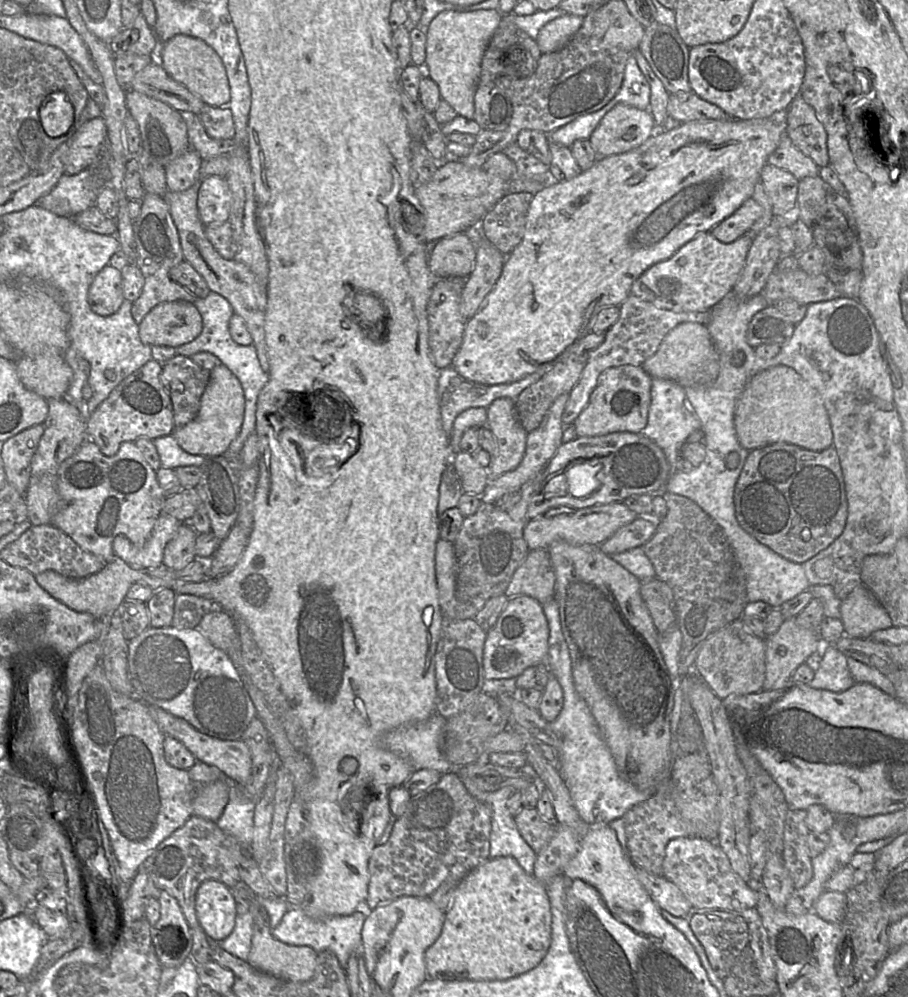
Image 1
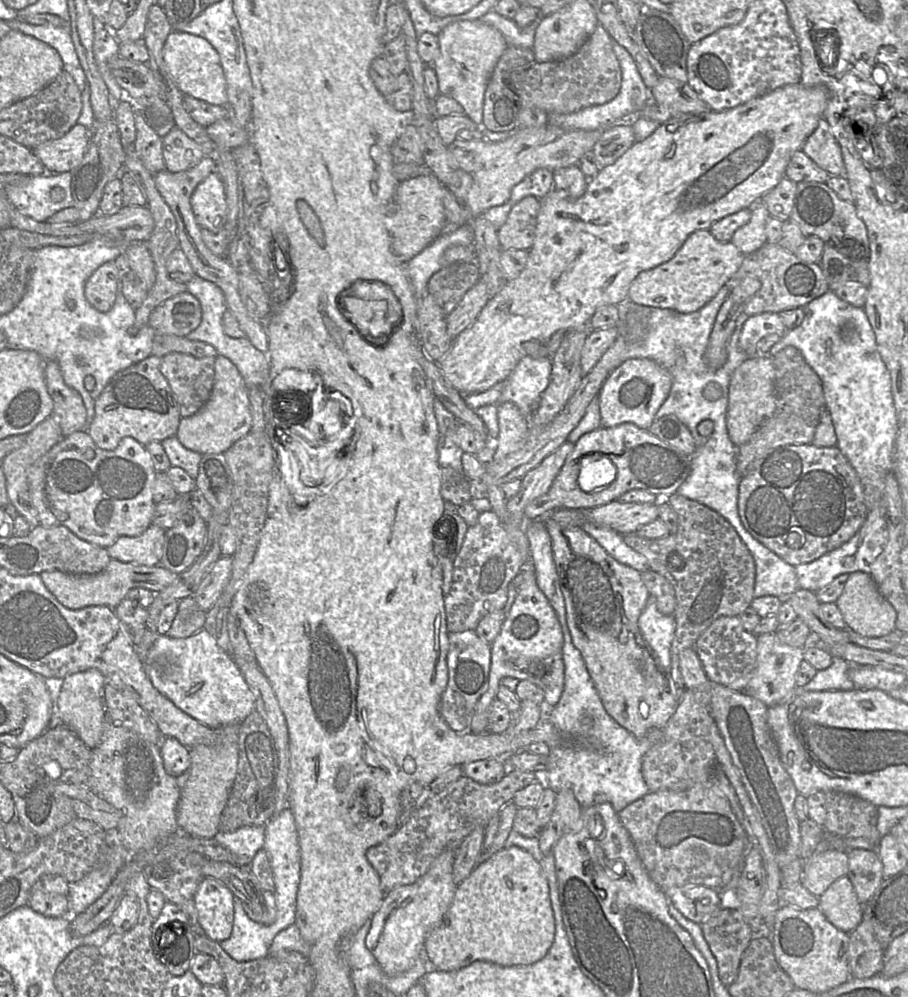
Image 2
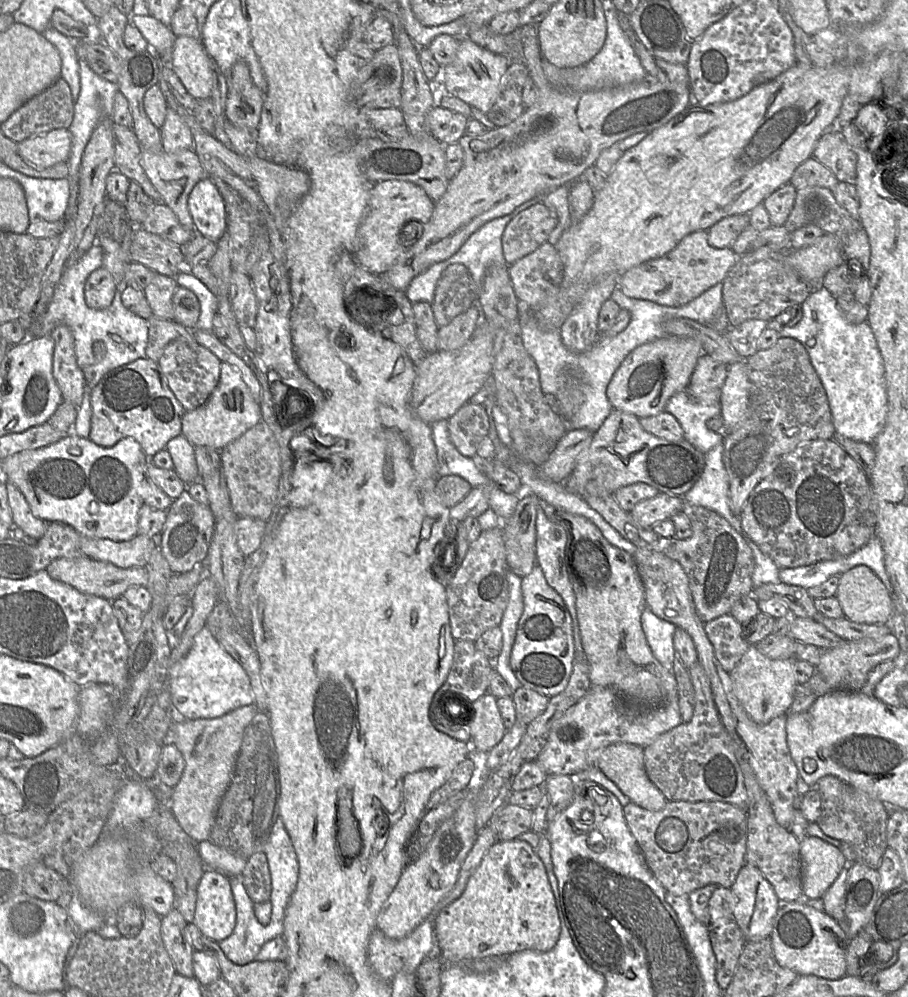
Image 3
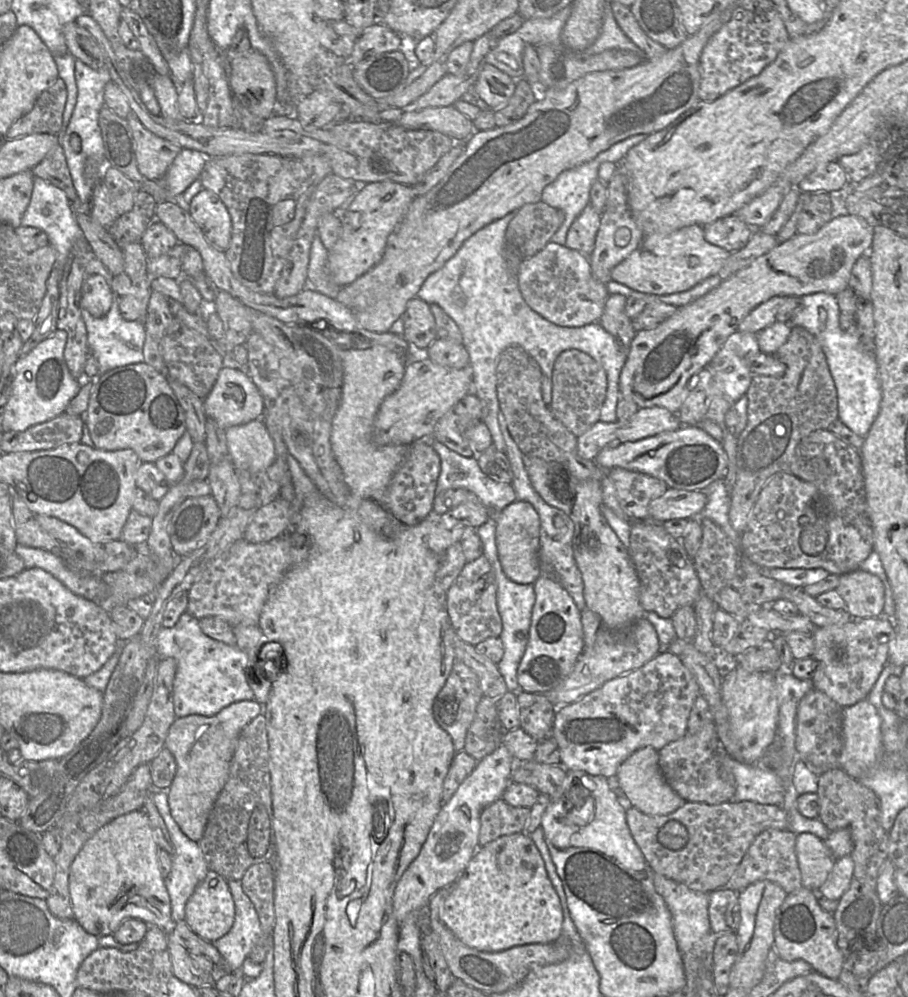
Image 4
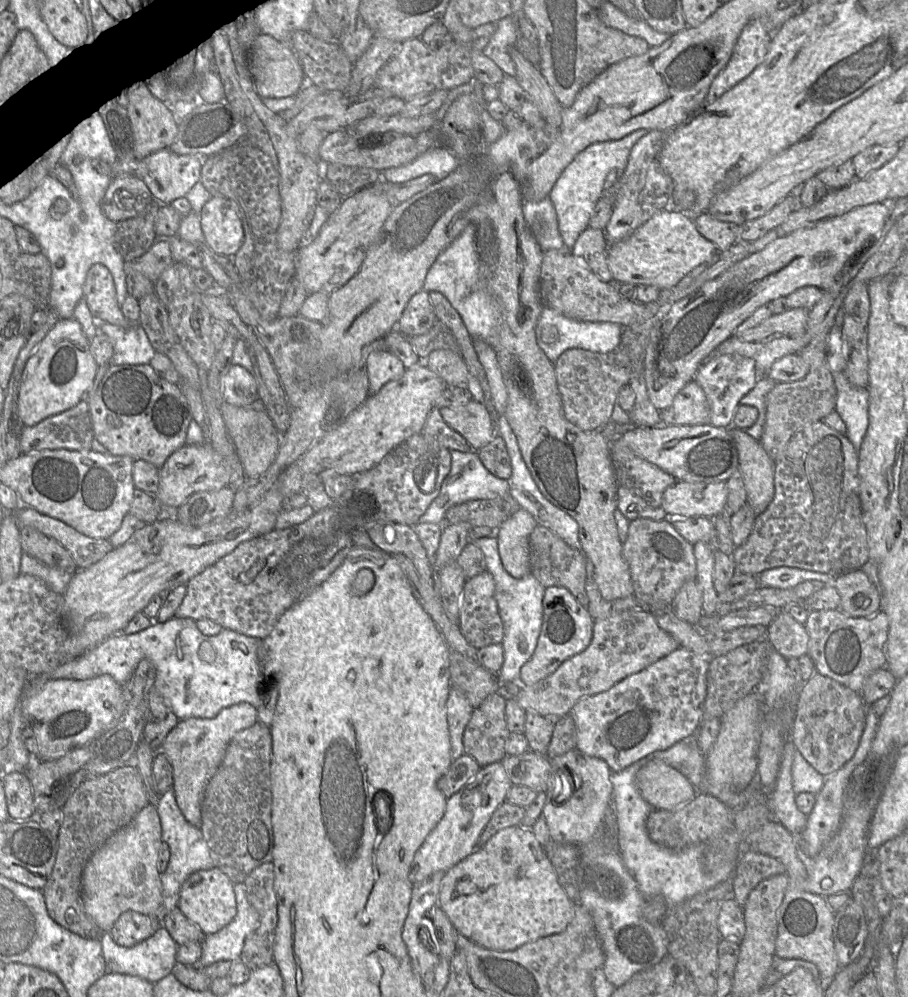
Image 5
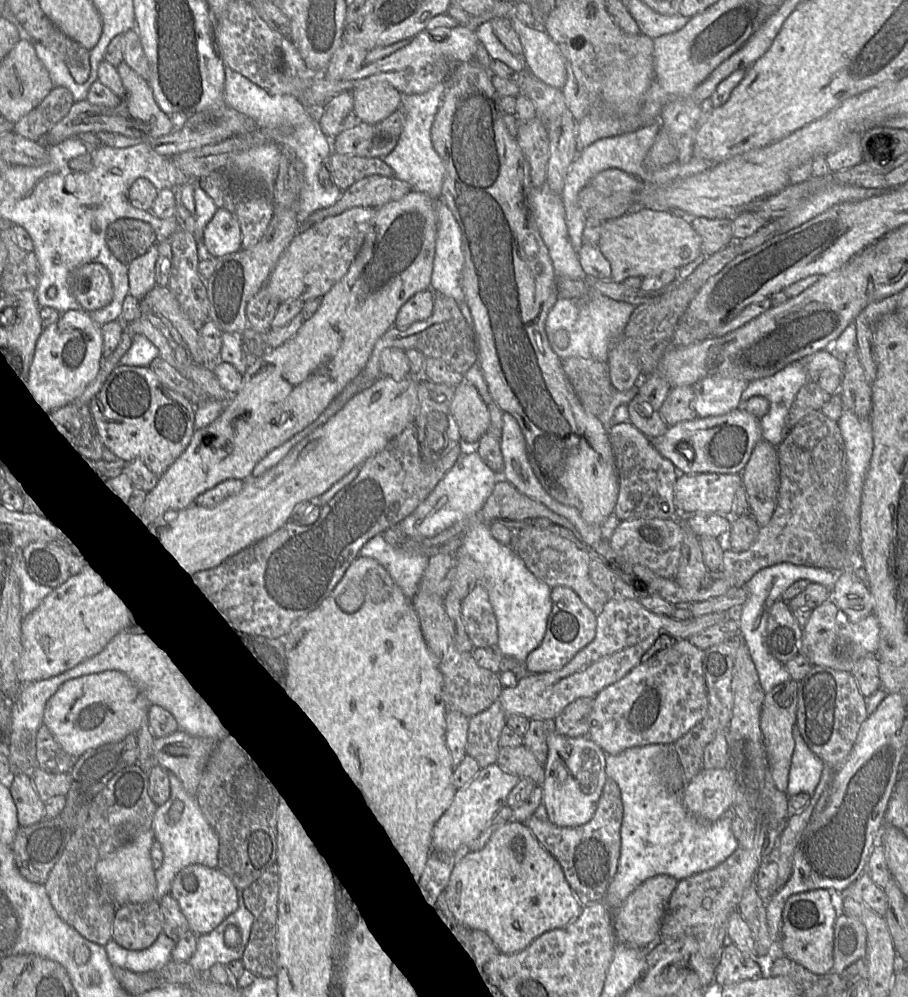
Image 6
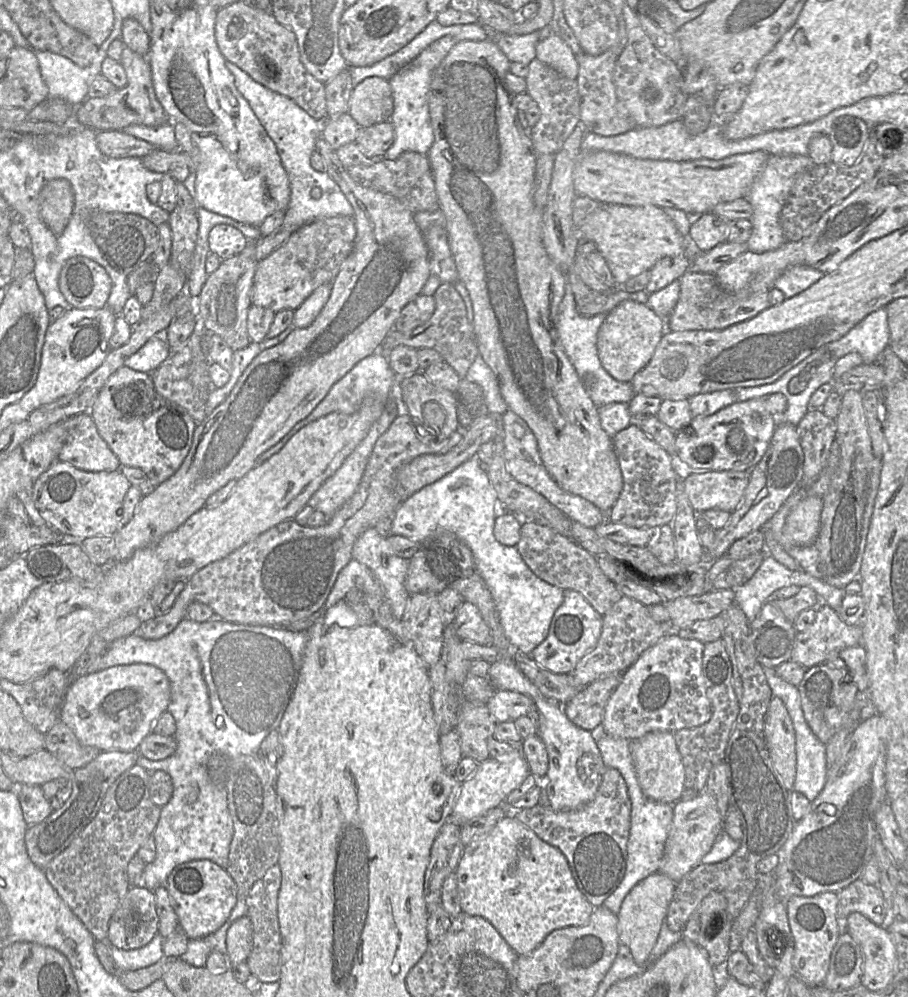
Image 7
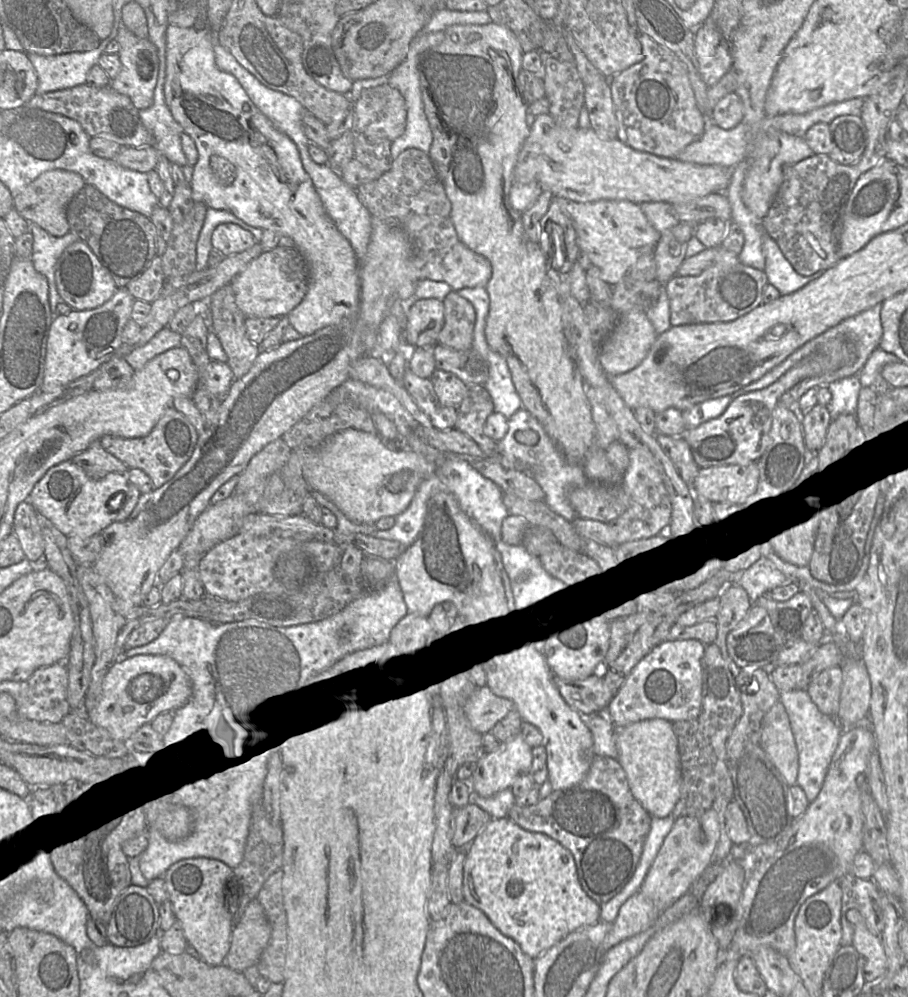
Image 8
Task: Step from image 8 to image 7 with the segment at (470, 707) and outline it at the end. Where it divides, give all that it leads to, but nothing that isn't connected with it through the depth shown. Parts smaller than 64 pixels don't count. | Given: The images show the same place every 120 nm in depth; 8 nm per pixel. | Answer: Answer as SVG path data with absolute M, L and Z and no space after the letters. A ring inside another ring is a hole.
M496 690L486 705L497 722L504 722L530 715L533 701L529 696L519 692Z

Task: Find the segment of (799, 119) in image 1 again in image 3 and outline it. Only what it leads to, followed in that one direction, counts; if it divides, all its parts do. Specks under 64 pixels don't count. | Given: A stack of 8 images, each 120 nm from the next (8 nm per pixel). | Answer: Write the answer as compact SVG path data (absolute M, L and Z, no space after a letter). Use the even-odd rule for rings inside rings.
M835 125L819 138L812 157L828 167L839 181L854 183L857 155Z

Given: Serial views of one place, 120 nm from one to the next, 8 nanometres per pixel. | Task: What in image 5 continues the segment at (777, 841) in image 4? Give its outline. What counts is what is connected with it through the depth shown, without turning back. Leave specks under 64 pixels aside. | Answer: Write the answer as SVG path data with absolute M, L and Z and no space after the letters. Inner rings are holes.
M752 850L742 852L732 875L733 898L743 907L758 883L783 873L786 868L778 859Z

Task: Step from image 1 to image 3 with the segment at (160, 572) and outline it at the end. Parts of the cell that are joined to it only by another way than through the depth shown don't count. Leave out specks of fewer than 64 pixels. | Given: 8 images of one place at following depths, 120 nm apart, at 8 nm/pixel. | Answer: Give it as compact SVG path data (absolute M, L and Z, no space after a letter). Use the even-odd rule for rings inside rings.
M85 555L55 559L47 566L46 571L54 580L67 584L82 593L102 597L109 601L122 597L129 587L146 586L148 583L146 567L120 568L112 563L97 561Z

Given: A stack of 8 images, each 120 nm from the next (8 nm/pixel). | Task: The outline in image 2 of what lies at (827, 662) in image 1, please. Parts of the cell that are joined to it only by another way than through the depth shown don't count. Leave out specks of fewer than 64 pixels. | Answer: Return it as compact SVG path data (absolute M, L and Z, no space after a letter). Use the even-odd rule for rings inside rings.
M833 657L832 664L816 675L805 686L798 687L804 691L848 691L855 688L849 676L850 664L842 658Z

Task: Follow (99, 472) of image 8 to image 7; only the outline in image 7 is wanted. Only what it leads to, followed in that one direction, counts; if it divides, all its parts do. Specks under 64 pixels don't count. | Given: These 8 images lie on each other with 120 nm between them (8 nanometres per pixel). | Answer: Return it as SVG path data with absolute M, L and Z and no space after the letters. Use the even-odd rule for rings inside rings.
M89 412L69 418L69 431L58 460L90 472L116 471L122 468L118 458L99 435Z

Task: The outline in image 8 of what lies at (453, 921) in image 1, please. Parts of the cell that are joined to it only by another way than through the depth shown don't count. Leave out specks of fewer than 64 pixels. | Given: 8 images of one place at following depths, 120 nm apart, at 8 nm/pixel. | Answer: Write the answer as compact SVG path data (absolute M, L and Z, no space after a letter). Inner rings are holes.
M509 817L491 819L466 848L466 858L463 870L463 900L480 909L503 935L513 939L519 944L524 953L534 959L557 944L571 932L585 926L593 925L601 919L601 904L595 902L582 889L578 880L575 859L572 853L550 836L540 832L525 830Z

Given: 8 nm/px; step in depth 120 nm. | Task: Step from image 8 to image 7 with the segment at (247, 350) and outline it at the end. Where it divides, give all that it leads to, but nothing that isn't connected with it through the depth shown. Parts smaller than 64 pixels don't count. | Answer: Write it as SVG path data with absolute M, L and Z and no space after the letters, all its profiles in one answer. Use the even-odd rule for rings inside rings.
M249 241L242 252L222 260L219 267L208 275L200 294L199 315L203 319L205 331L219 335L234 352L251 343L247 317L252 306L253 281L259 263L255 258L254 243Z

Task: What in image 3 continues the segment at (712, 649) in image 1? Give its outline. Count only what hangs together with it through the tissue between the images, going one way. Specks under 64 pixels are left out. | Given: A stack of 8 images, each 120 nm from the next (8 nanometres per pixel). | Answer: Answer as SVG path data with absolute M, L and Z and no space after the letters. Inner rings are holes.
M725 614L704 623L715 657L728 674L750 646L743 638L742 628L743 626L731 614Z

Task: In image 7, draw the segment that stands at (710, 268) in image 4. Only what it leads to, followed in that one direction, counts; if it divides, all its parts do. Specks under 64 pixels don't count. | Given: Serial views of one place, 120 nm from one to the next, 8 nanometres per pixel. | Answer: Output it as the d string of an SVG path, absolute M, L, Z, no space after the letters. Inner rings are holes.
M602 204L586 217L579 230L580 236L595 242L620 287L630 278L650 270L661 258L684 253L684 238L674 222L663 208L652 205Z

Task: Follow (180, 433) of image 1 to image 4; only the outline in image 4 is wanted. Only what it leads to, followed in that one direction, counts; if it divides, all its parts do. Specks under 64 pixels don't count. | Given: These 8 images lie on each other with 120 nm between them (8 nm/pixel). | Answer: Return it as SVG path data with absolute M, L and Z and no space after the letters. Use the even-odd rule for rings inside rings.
M224 356L224 365L208 395L203 399L206 417L216 421L223 430L259 419L264 414L262 395L245 369L239 369Z

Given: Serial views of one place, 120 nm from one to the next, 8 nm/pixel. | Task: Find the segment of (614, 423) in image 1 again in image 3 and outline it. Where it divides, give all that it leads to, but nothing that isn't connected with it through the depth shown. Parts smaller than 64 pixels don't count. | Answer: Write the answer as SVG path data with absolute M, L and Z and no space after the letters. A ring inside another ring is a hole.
M667 335L638 346L623 360L608 384L606 395L612 409L633 414L639 419L664 412L670 397L687 389L703 353L697 341L676 335Z

